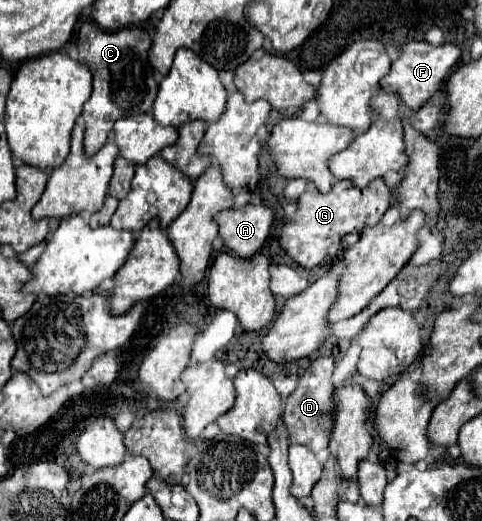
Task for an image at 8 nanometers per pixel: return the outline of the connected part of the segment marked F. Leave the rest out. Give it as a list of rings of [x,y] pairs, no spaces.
[[[411,41],[411,43],[405,43],[401,47],[401,55],[391,65],[391,73],[383,79],[383,89],[397,91],[401,95],[403,103],[409,109],[417,111],[437,91],[445,89],[447,77],[451,75],[453,67],[459,63],[459,59],[461,59],[461,49],[457,45],[453,45],[453,43],[445,43],[441,47],[433,47],[427,41]]]

